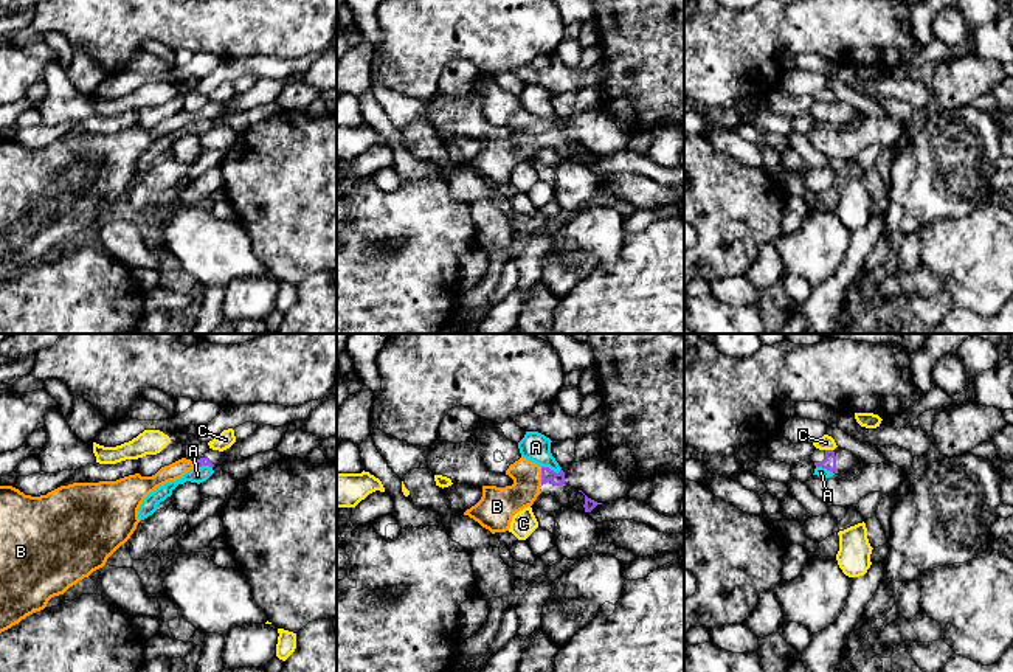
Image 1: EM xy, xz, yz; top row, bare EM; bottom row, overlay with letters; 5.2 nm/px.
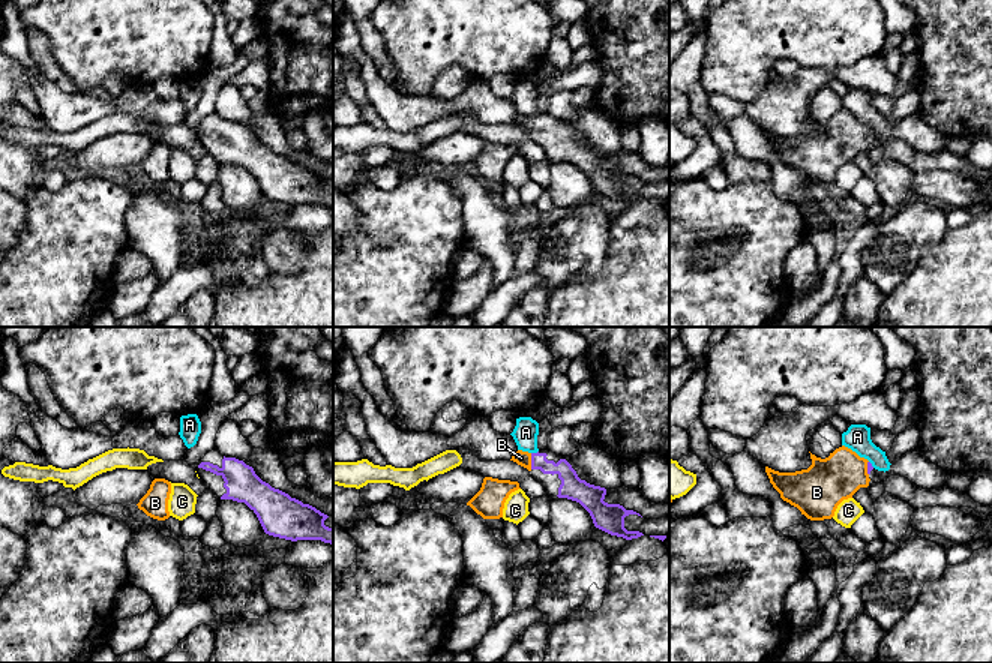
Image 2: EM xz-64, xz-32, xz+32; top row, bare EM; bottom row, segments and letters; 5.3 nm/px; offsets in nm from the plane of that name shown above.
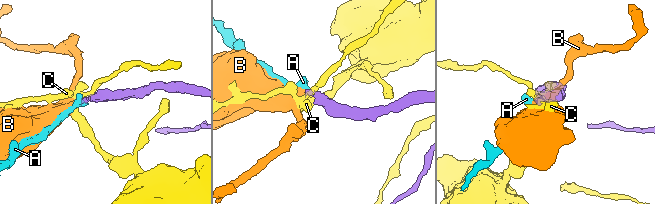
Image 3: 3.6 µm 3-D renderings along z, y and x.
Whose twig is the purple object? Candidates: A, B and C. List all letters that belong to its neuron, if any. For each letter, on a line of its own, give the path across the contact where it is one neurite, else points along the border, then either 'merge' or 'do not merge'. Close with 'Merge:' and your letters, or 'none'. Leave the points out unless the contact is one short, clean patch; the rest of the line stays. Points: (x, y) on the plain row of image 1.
A: along xz (542, 118), (556, 124), (560, 123) | do not merge
B: merge
C: do not merge
Merge: B

